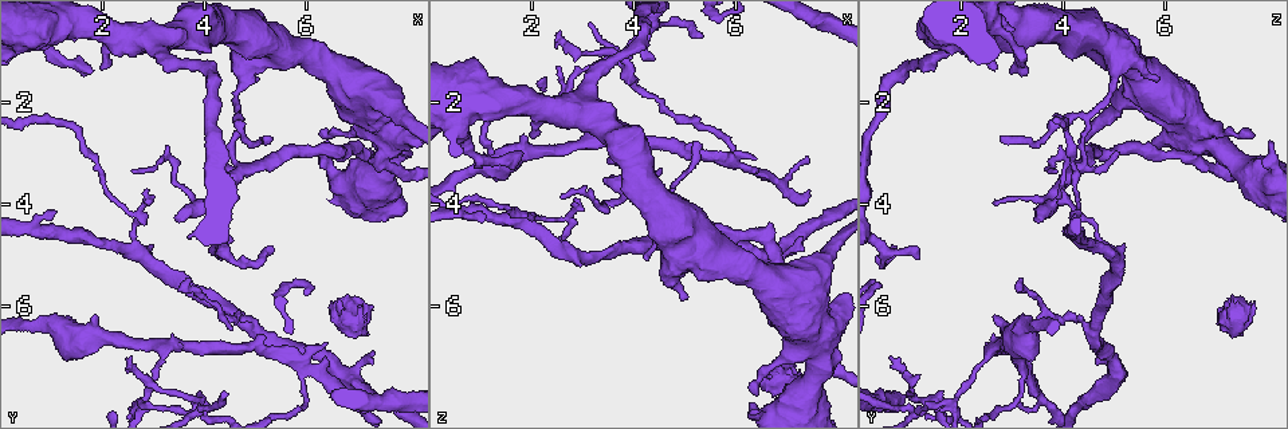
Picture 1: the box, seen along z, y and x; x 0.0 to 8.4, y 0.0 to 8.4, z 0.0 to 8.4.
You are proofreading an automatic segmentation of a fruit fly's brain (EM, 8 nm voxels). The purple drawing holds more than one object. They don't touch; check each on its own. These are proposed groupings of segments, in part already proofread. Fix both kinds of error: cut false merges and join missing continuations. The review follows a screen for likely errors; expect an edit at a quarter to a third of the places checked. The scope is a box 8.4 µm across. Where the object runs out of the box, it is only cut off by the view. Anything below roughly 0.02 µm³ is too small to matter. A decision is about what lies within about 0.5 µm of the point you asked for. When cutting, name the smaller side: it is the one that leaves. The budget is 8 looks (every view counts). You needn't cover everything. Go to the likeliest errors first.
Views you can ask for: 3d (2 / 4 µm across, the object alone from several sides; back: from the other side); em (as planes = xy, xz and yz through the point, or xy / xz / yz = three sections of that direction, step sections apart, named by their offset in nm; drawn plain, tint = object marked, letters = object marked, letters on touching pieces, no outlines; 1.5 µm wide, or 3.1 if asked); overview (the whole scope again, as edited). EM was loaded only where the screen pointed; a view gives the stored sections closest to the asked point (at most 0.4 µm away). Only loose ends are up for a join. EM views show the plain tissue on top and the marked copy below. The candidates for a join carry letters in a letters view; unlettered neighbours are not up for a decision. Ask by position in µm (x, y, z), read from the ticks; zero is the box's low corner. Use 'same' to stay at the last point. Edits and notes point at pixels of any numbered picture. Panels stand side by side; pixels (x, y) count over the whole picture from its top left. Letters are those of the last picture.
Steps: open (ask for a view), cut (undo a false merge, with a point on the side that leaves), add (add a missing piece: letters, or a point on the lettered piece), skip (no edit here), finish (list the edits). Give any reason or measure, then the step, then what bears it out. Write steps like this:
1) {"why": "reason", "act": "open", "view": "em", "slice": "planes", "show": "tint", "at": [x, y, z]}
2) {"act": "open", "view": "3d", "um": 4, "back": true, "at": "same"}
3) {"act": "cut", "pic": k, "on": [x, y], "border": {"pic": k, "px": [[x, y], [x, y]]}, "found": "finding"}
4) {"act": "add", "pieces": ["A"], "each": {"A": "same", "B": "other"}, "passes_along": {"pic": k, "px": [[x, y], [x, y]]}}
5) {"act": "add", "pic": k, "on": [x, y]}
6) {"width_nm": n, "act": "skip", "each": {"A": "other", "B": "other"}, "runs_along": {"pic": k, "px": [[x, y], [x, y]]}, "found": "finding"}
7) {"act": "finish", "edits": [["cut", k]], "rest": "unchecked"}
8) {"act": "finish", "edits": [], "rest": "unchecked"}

{"why": "closes a loop", "act": "open", "view": "3d", "um": 4, "back": true, "at": [4.60, 3.05, 4.40]}

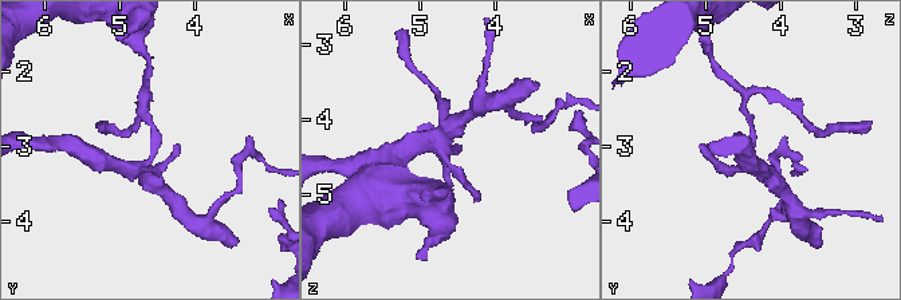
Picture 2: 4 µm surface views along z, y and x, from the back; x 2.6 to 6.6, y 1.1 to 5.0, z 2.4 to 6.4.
{"act": "open", "view": "em", "slice": "planes", "show": "tint", "at": [4.60, 3.05, 4.45]}

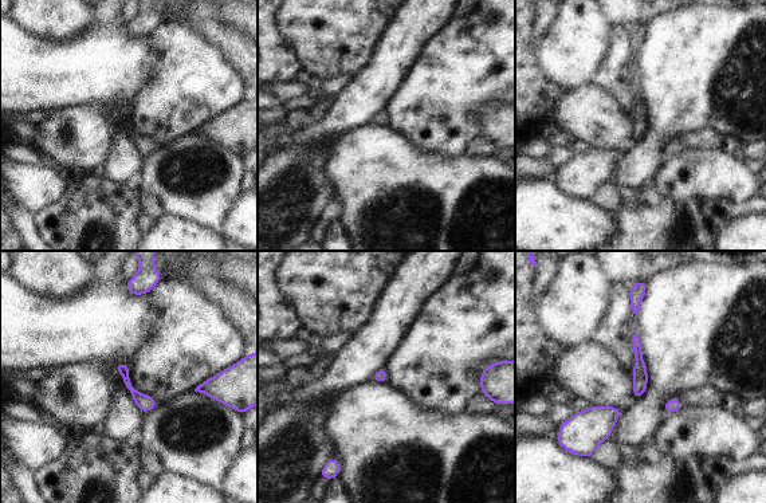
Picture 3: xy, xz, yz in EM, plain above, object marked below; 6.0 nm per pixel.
{"why": "what lies round it", "act": "open", "view": "em", "slice": "planes", "show": "letters", "at": "same"}

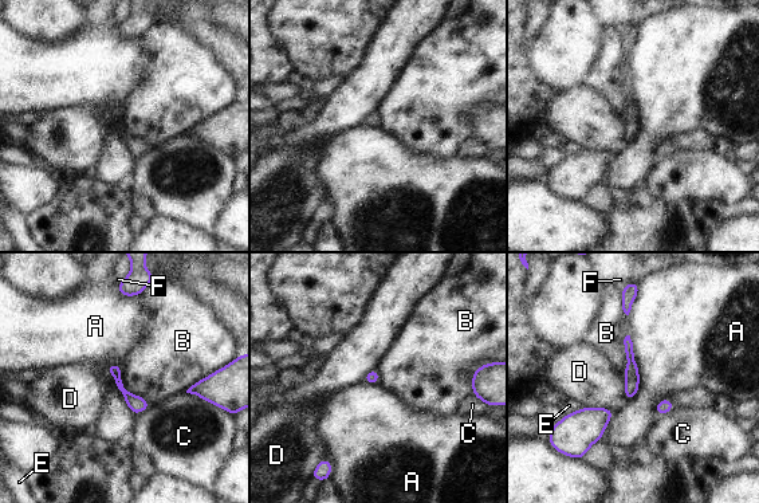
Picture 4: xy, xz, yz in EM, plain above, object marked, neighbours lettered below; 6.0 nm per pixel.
{"act": "skip", "each": {"A": "other", "B": "other", "C": "other", "D": "other", "E": "other", "F": "other"}, "found": "all the same neuron"}

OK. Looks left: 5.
{"why": "an open end", "act": "open", "view": "em", "slice": "planes", "show": "letters", "at": [4.40, 5.10, 1.15]}

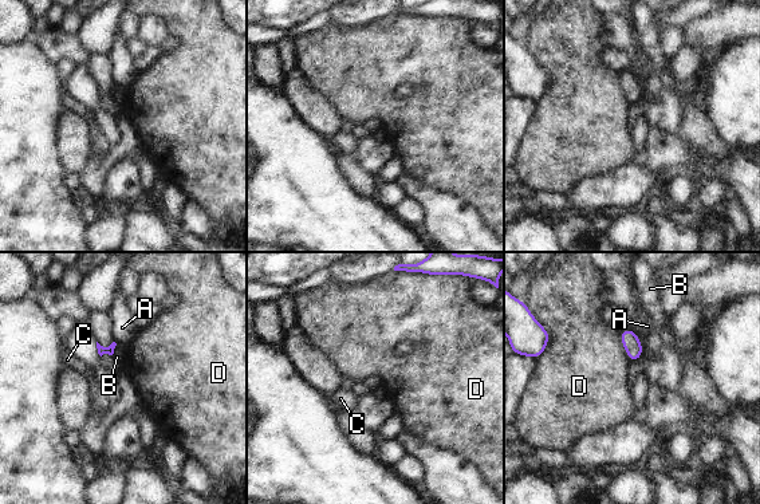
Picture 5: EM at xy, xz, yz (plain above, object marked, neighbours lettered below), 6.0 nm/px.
{"act": "skip", "each": {"A": "other", "B": "other", "C": "other", "D": "other"}, "border": {"pic": 5, "px": [[618, 331], [619, 341], [630, 362]]}, "found": "none of them fits"}

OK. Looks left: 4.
{"why": "tapers out", "act": "open", "view": "3d", "um": 4, "at": [2.60, 7.00, 0.60]}

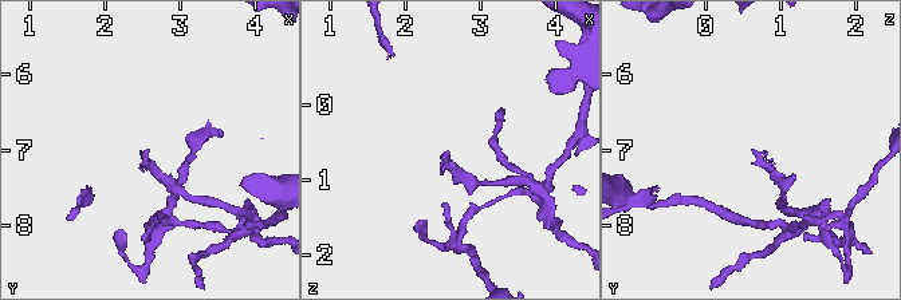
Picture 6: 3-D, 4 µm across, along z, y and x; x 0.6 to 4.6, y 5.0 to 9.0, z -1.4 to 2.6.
{"why": "need the tissue", "act": "open", "view": "em", "slice": "planes", "show": "letters", "at": [2.55, 6.95, 0.60]}

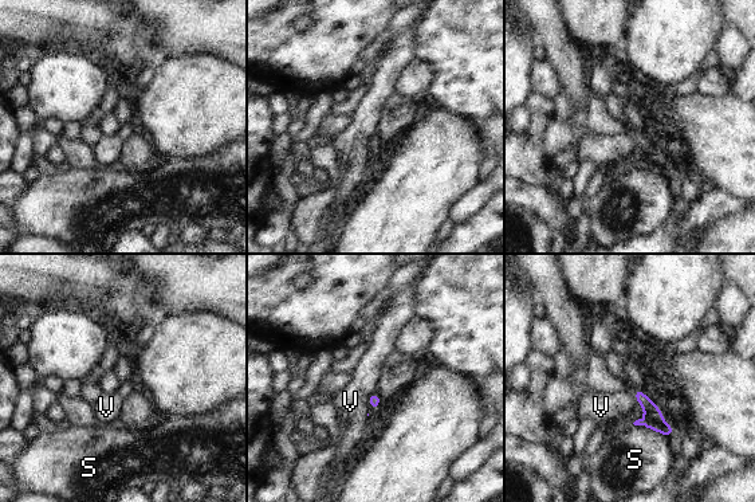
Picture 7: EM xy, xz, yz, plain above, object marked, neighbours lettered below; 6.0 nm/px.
{"width_nm": 80, "act": "skip", "each": {"S": "other", "V": "other"}, "runs_along": {"pic": 7, "px": [[637, 391], [668, 432]]}, "found": "no lettered piece goes on from it"}

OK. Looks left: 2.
{"act": "finish", "edits": [], "rest": "unchecked"}

